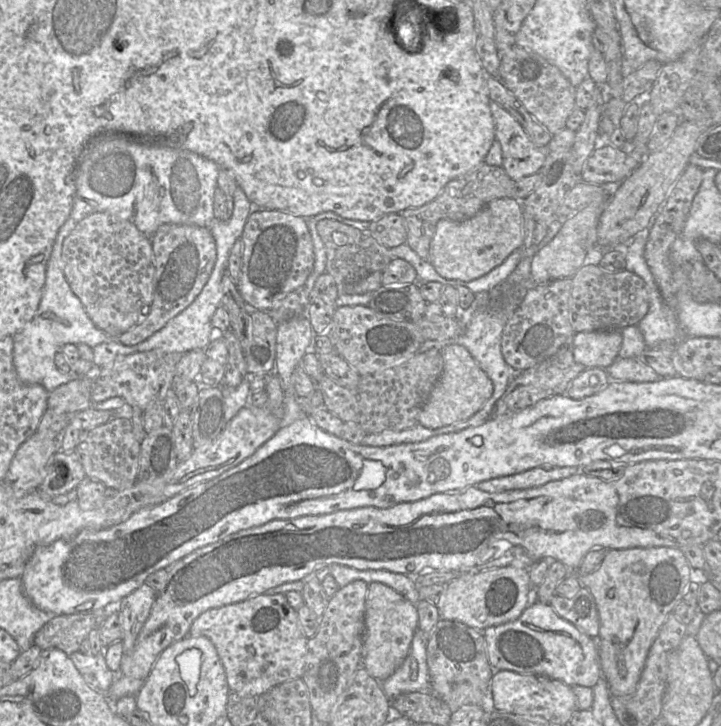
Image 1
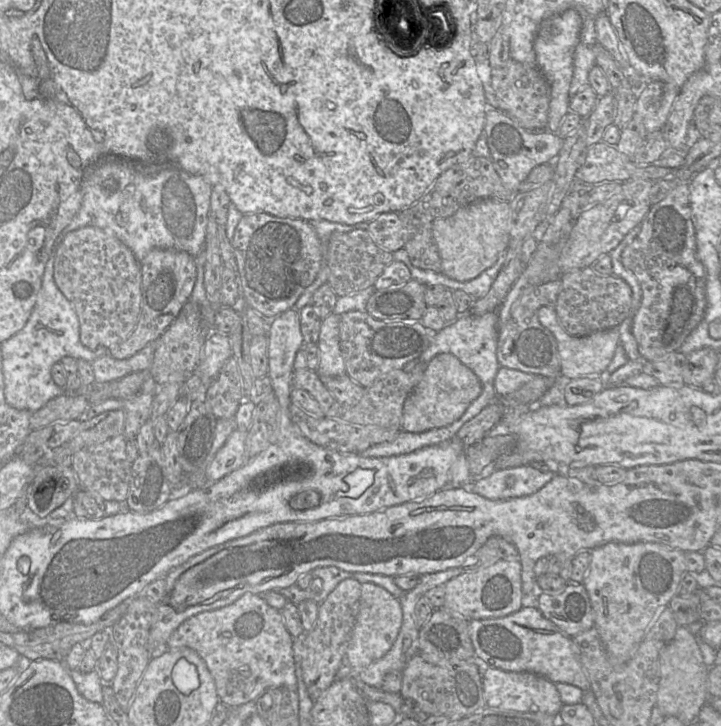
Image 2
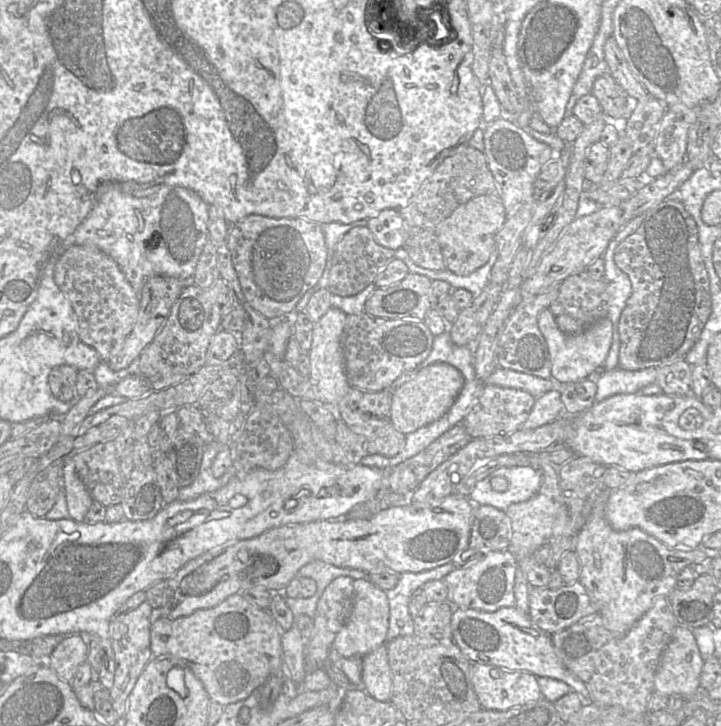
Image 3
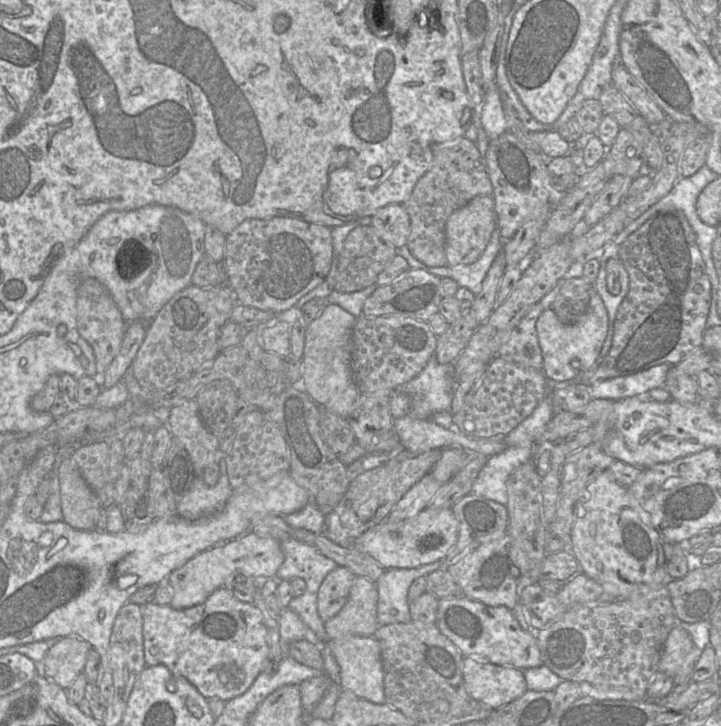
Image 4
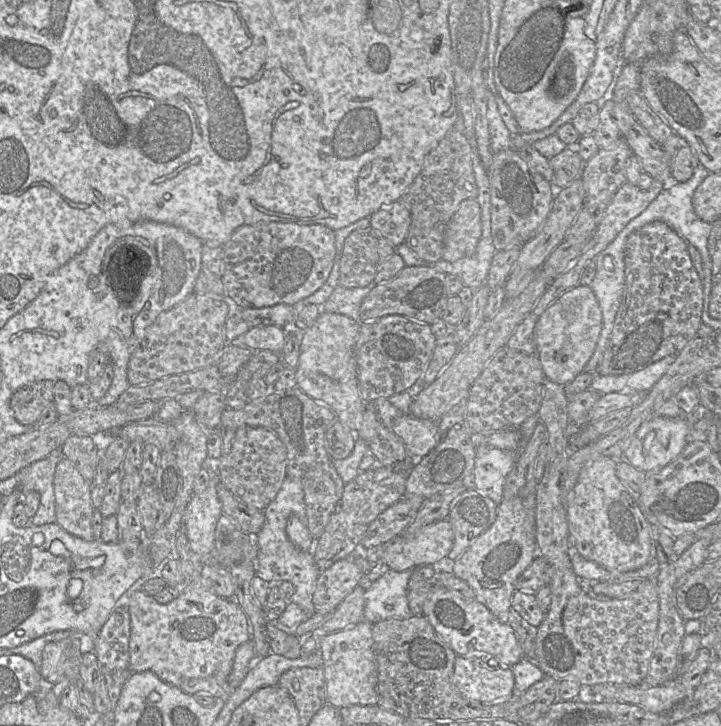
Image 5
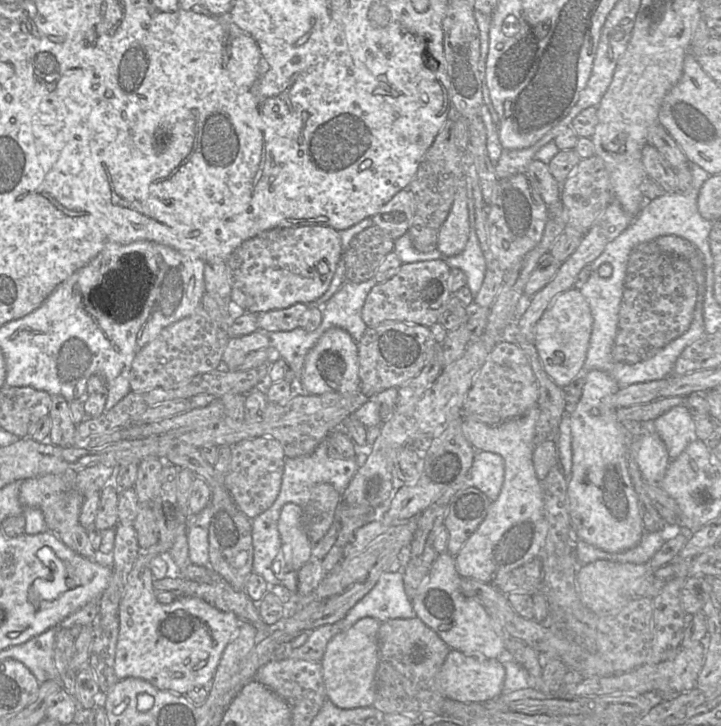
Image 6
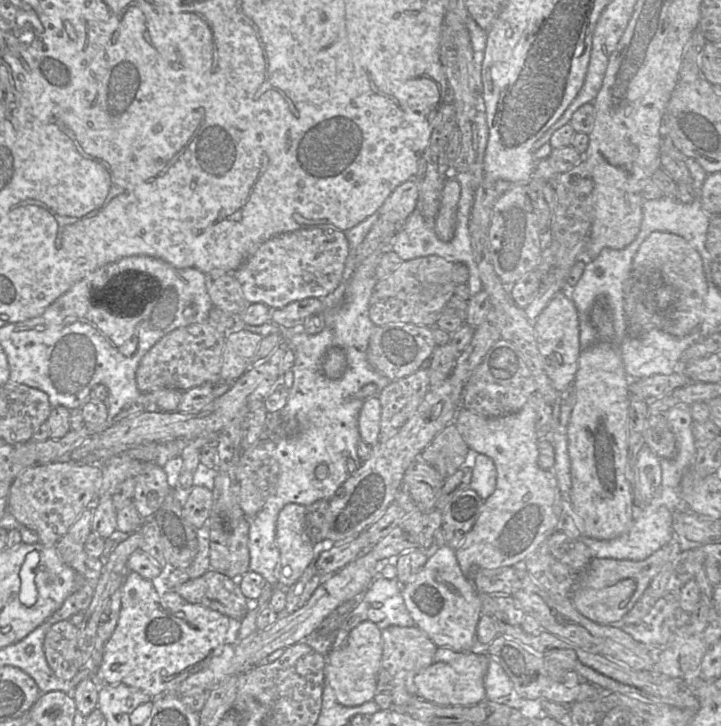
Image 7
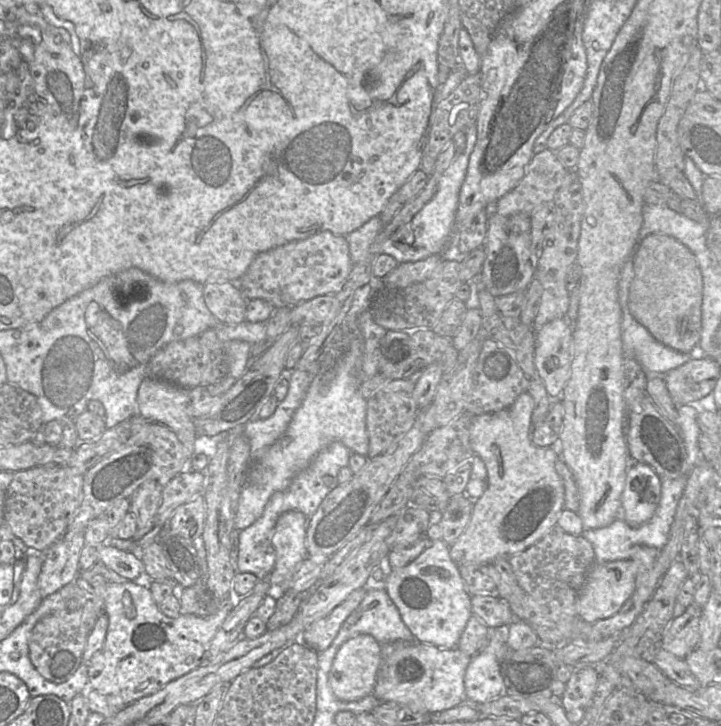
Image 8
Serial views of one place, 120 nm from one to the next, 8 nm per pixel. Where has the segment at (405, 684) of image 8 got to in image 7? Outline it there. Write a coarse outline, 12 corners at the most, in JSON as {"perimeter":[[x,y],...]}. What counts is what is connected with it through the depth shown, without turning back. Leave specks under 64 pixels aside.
{"perimeter":[[437,647],[413,682],[441,706],[486,699],[489,656]]}

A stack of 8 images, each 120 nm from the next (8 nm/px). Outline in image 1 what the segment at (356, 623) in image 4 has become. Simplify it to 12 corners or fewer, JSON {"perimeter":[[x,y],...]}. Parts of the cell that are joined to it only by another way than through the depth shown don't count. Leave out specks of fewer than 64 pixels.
{"perimeter":[[368,584],[361,667],[380,682],[407,657],[414,604]]}

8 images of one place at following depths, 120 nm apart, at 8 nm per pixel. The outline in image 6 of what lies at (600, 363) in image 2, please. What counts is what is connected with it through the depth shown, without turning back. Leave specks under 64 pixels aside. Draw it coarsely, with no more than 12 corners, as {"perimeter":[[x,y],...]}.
{"perimeter":[[575,287],[538,320],[545,372],[565,387],[583,372],[592,324]]}

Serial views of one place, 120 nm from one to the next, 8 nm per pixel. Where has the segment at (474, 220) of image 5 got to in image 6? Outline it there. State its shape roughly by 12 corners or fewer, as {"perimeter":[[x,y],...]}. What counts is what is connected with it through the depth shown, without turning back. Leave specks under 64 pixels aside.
{"perimeter":[[463,178],[439,230],[437,249],[446,256],[464,250],[469,233]]}

